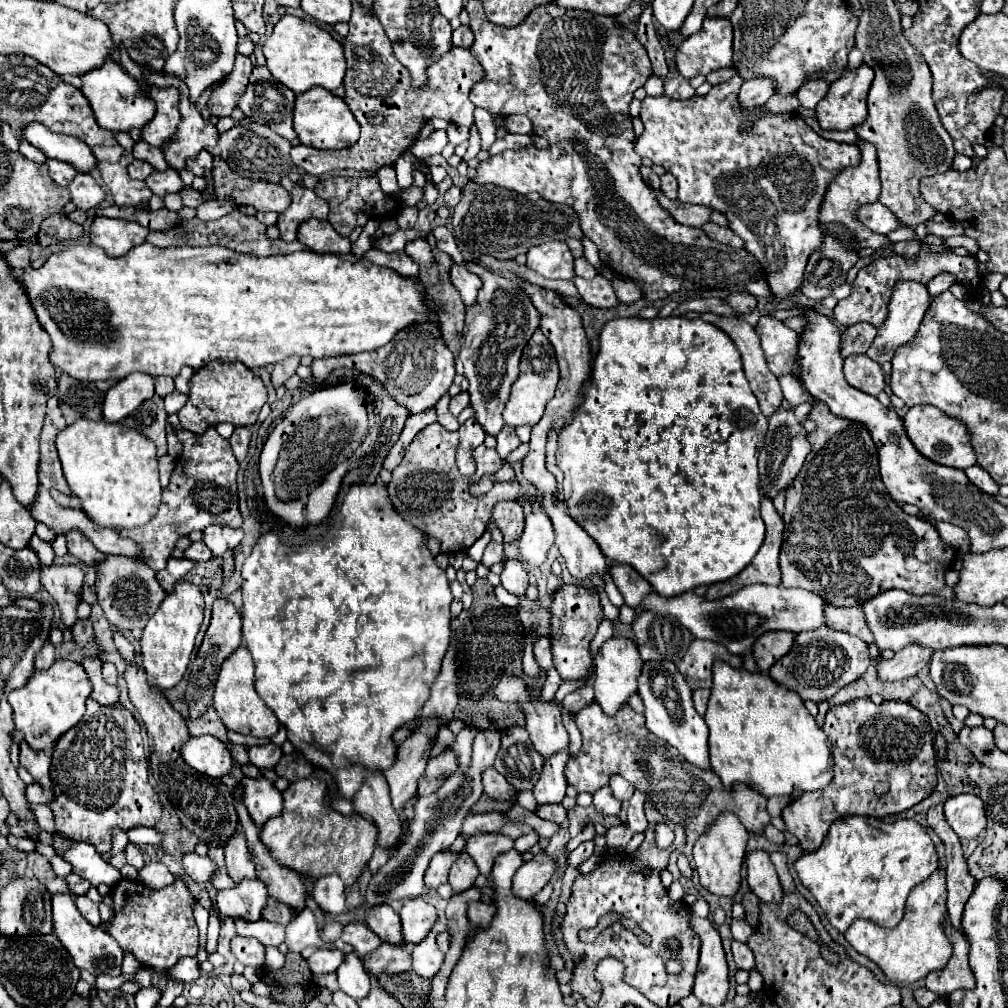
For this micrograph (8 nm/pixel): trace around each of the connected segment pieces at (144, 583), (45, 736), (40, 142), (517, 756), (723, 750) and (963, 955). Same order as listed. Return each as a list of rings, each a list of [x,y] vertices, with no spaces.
[[[108,554],[102,564],[96,566],[96,594],[104,610],[104,616],[118,630],[142,630],[146,622],[154,616],[162,600],[166,598],[164,588],[156,580],[156,572],[146,564],[140,564],[132,558]]]
[[[56,660],[48,670],[34,672],[26,686],[8,694],[8,702],[14,710],[16,730],[24,734],[30,748],[52,752],[56,740],[82,720],[84,702],[90,696],[90,688],[92,686],[84,668],[74,660]]]
[[[36,122],[24,124],[22,138],[28,140],[38,150],[42,150],[48,158],[74,164],[78,172],[90,172],[90,168],[96,166],[96,158],[92,156],[90,148],[84,146],[84,142],[72,136],[54,134],[48,128],[44,128],[44,124],[36,124]]]
[[[510,728],[502,734],[500,752],[494,760],[494,768],[504,774],[504,778],[516,790],[532,790],[540,778],[544,758],[534,752],[526,728]]]
[[[716,660],[712,666],[714,684],[712,696],[708,702],[708,710],[704,720],[710,728],[710,764],[716,776],[722,780],[726,790],[732,790],[734,784],[746,784],[752,790],[770,796],[790,796],[794,790],[812,792],[826,788],[832,782],[832,752],[828,746],[828,738],[822,728],[814,722],[804,702],[796,692],[776,684],[766,674],[752,674],[748,670],[736,670],[726,662]]]
[[[950,922],[944,928],[954,946],[952,958],[942,970],[934,970],[926,976],[926,988],[932,992],[938,992],[940,996],[952,994],[954,990],[964,986],[964,982],[966,982],[966,988],[974,986],[974,978],[968,966],[968,950],[970,950],[968,940],[958,930],[954,930]]]

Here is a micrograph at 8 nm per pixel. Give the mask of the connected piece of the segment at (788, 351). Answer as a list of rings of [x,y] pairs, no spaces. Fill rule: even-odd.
[[[762,316],[756,324],[756,334],[760,336],[760,344],[764,350],[764,356],[768,360],[768,368],[776,374],[790,374],[794,366],[794,356],[796,356],[796,344],[798,344],[798,334],[790,328],[786,328],[778,318],[772,316]]]

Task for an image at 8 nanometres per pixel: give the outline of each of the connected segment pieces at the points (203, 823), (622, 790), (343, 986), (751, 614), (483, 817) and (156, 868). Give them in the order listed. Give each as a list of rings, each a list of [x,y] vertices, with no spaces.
[[[126,664],[124,680],[128,686],[130,700],[148,730],[150,752],[152,752],[150,766],[152,766],[152,776],[158,788],[170,798],[170,804],[180,816],[186,830],[198,834],[204,844],[226,842],[238,830],[238,814],[234,808],[234,796],[228,792],[228,788],[220,780],[198,774],[196,770],[188,768],[188,764],[182,760],[180,748],[190,738],[186,720],[182,718],[182,714],[178,714],[170,706],[170,702],[164,698],[160,690],[150,688],[144,668],[138,664]]]
[[[612,776],[610,780],[610,788],[612,788],[612,794],[618,798],[618,800],[630,800],[632,798],[632,784],[628,784],[628,780],[624,780],[622,776]]]
[[[354,952],[346,954],[346,958],[340,964],[340,968],[336,970],[336,974],[338,974],[340,990],[346,992],[348,996],[352,996],[354,1000],[362,1000],[372,988],[370,976]]]
[[[766,584],[744,586],[740,592],[712,602],[702,596],[696,596],[694,592],[684,592],[674,598],[664,598],[652,592],[640,604],[642,610],[676,616],[696,638],[720,642],[732,654],[744,654],[746,650],[752,648],[756,638],[760,638],[768,630],[788,630],[796,634],[796,632],[816,630],[826,626],[824,606],[826,602],[814,592],[808,592],[802,588],[784,588],[784,586],[766,586]]]
[[[484,812],[484,814],[468,814],[462,824],[462,836],[464,840],[476,836],[476,834],[486,834],[486,832],[498,832],[506,820],[502,818],[500,812]]]
[[[152,860],[150,864],[146,864],[138,874],[140,874],[140,882],[150,888],[164,888],[174,882],[172,872],[158,860]]]

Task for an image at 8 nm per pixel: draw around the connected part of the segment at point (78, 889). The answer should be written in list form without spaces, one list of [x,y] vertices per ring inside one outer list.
[[[68,874],[64,880],[66,880],[68,888],[70,888],[74,894],[86,894],[88,888],[90,888],[90,884],[88,884],[84,878],[76,876],[76,874]]]

